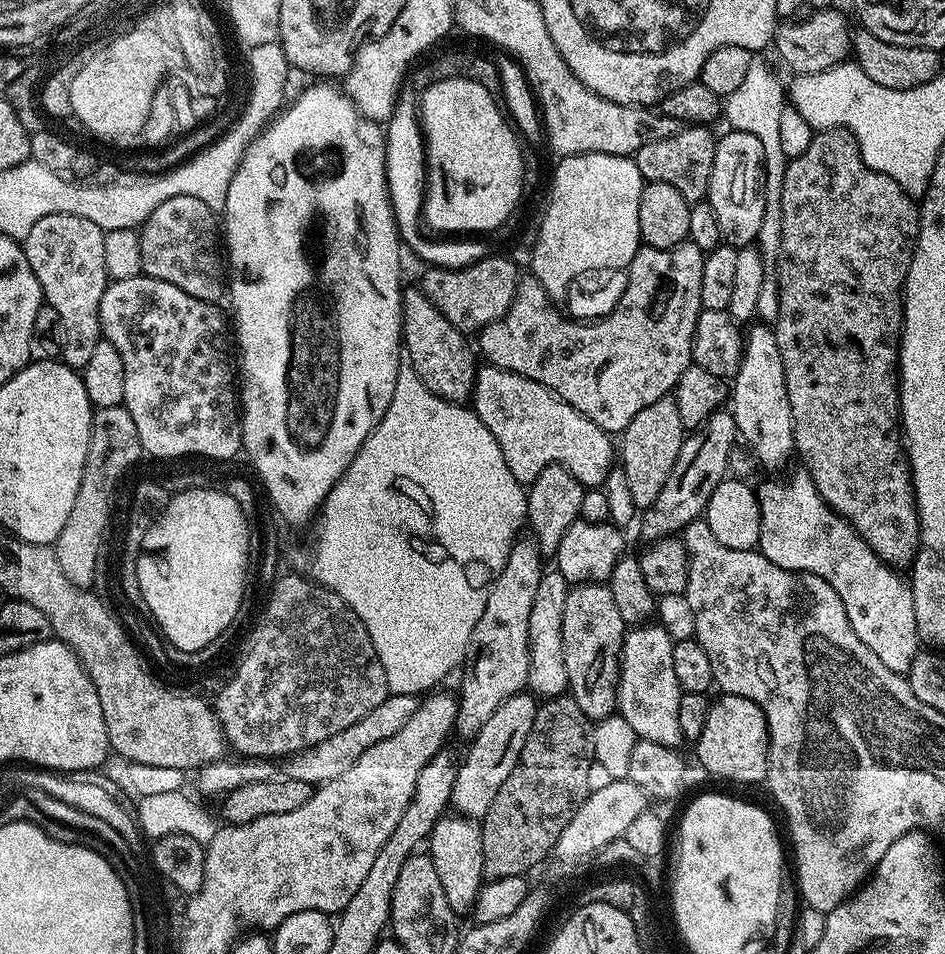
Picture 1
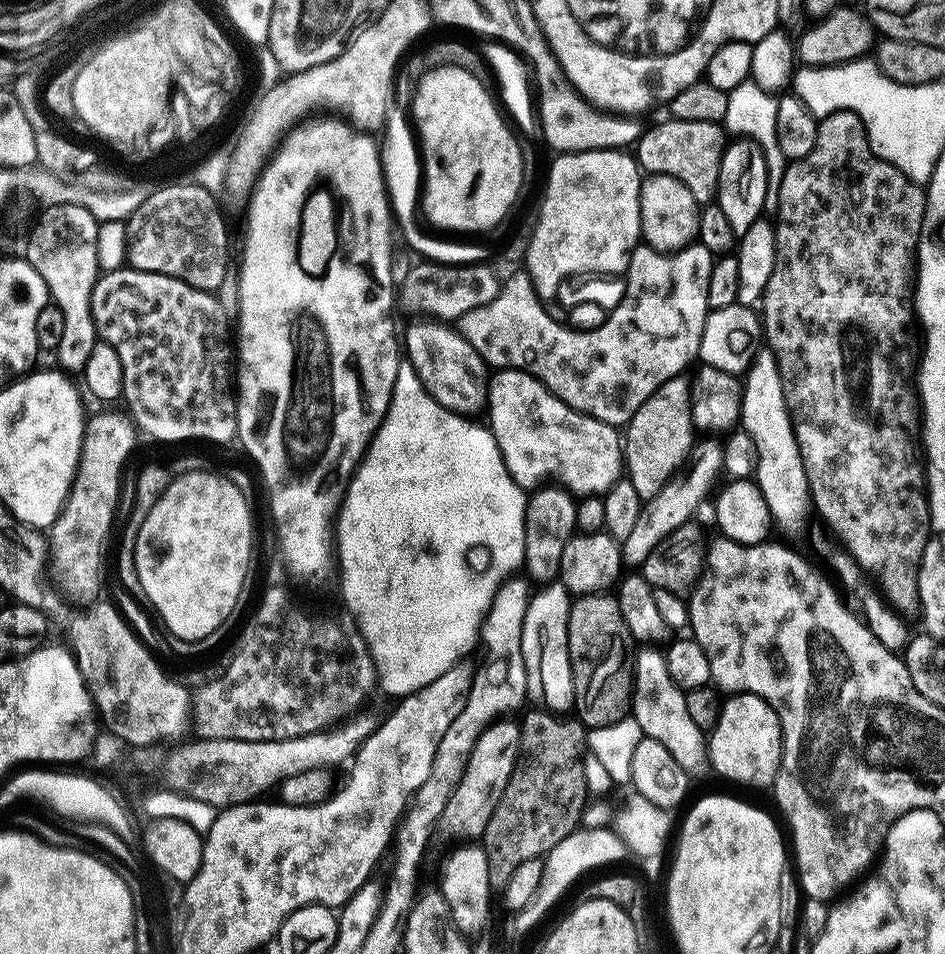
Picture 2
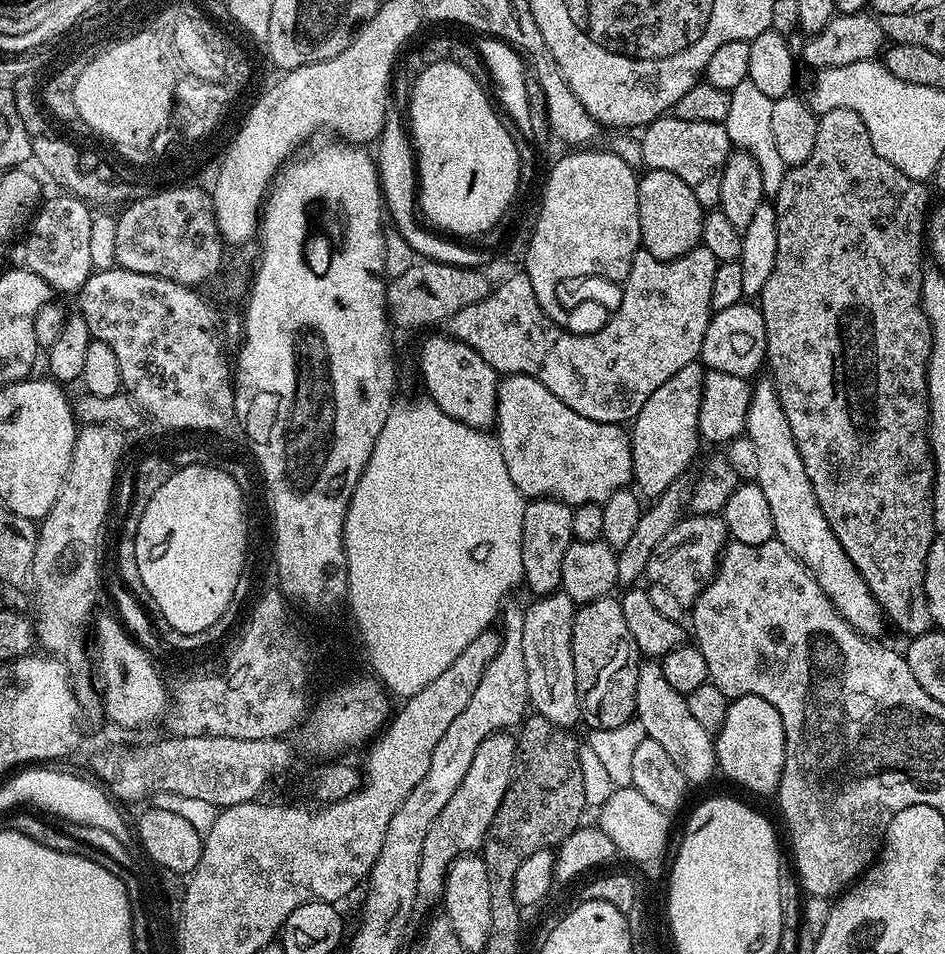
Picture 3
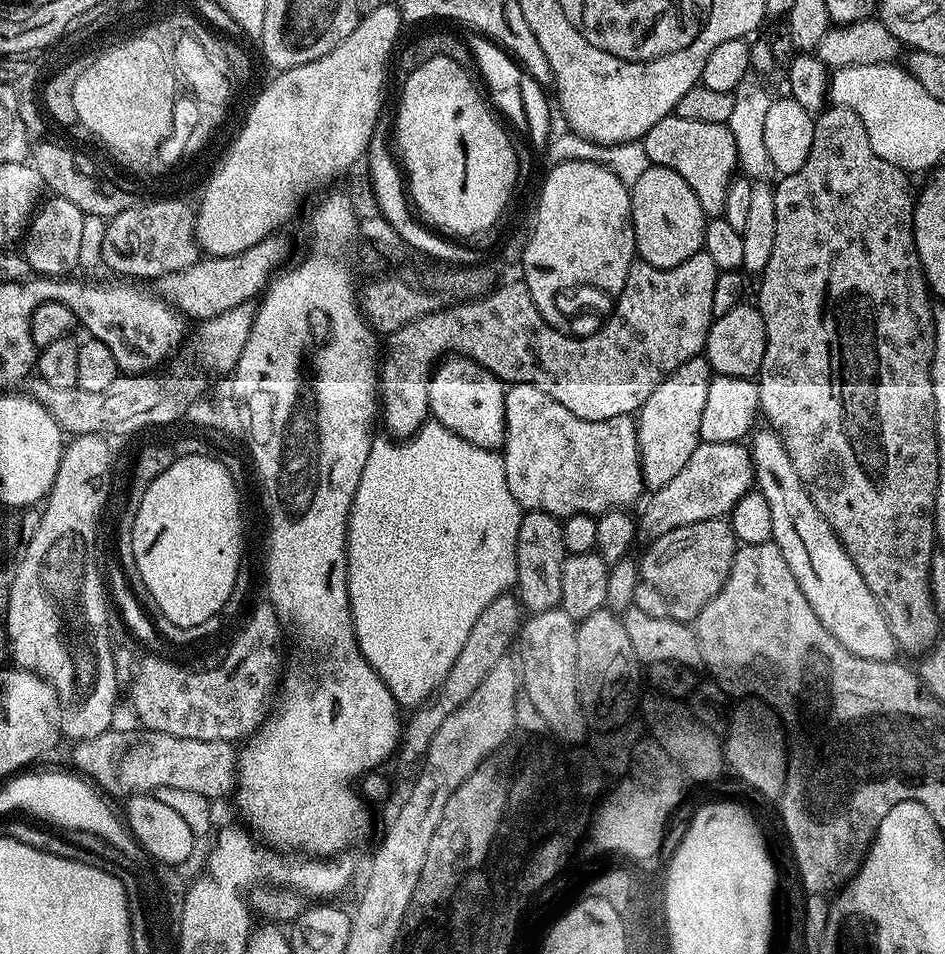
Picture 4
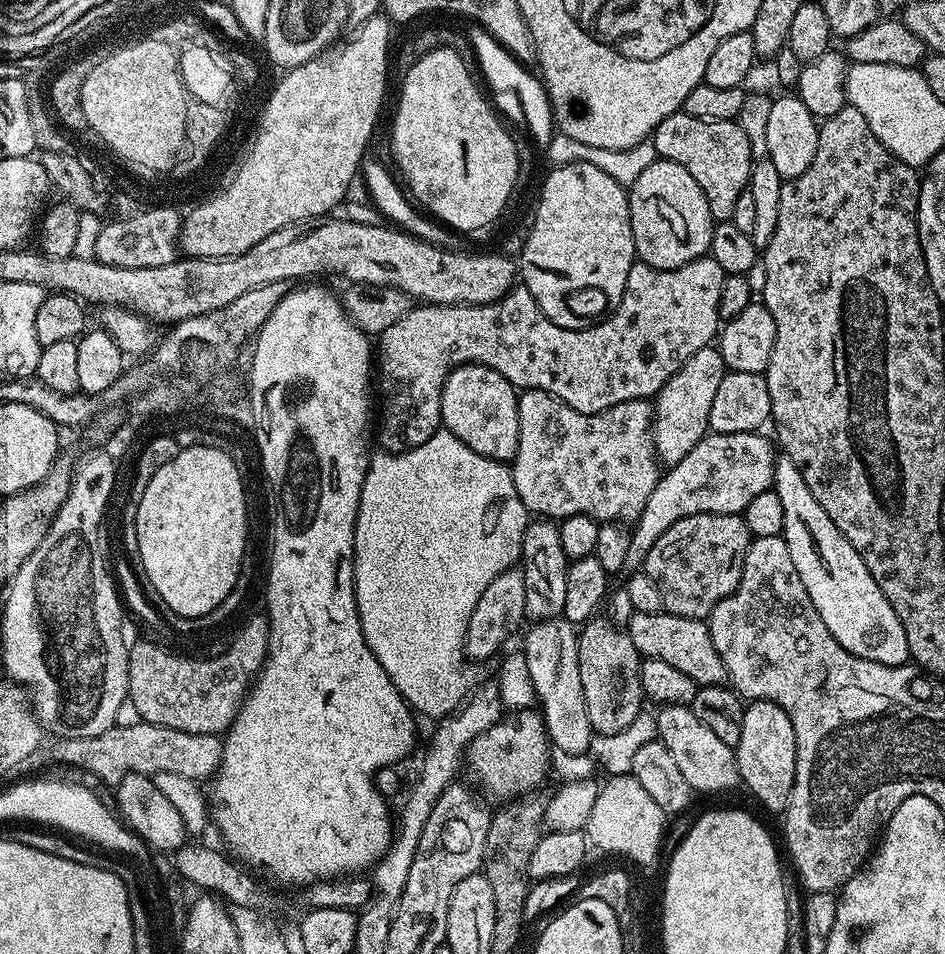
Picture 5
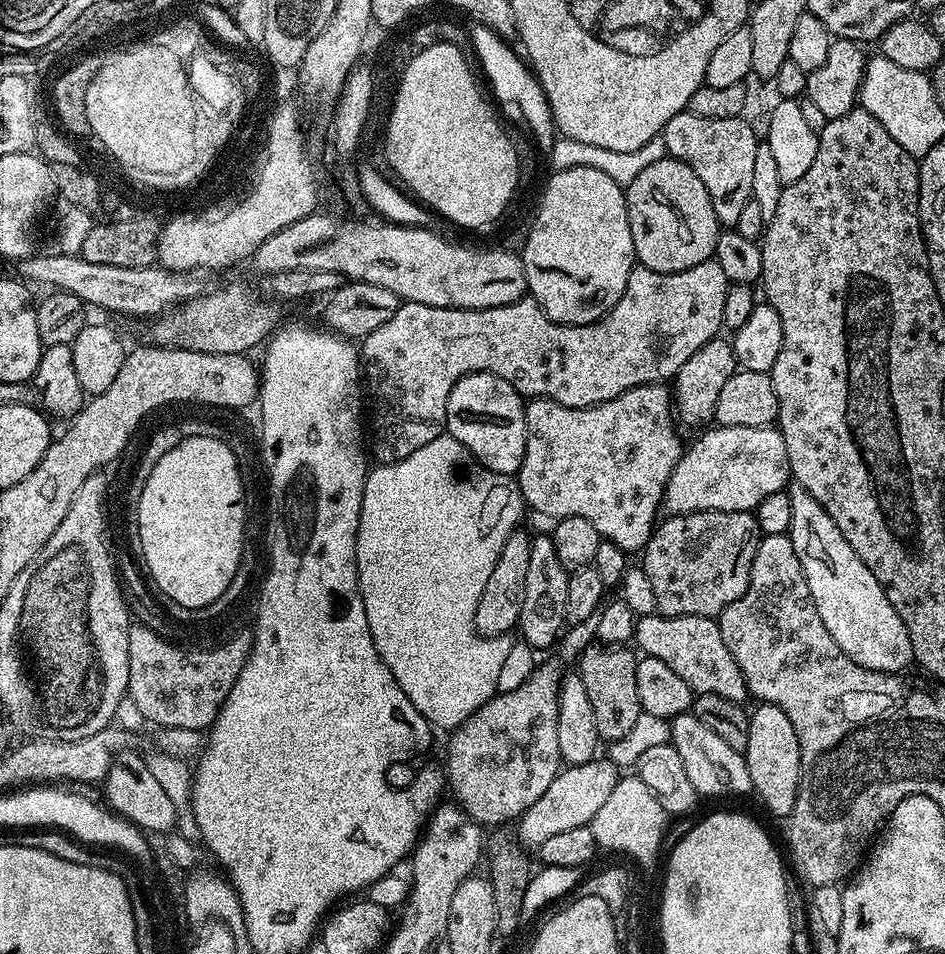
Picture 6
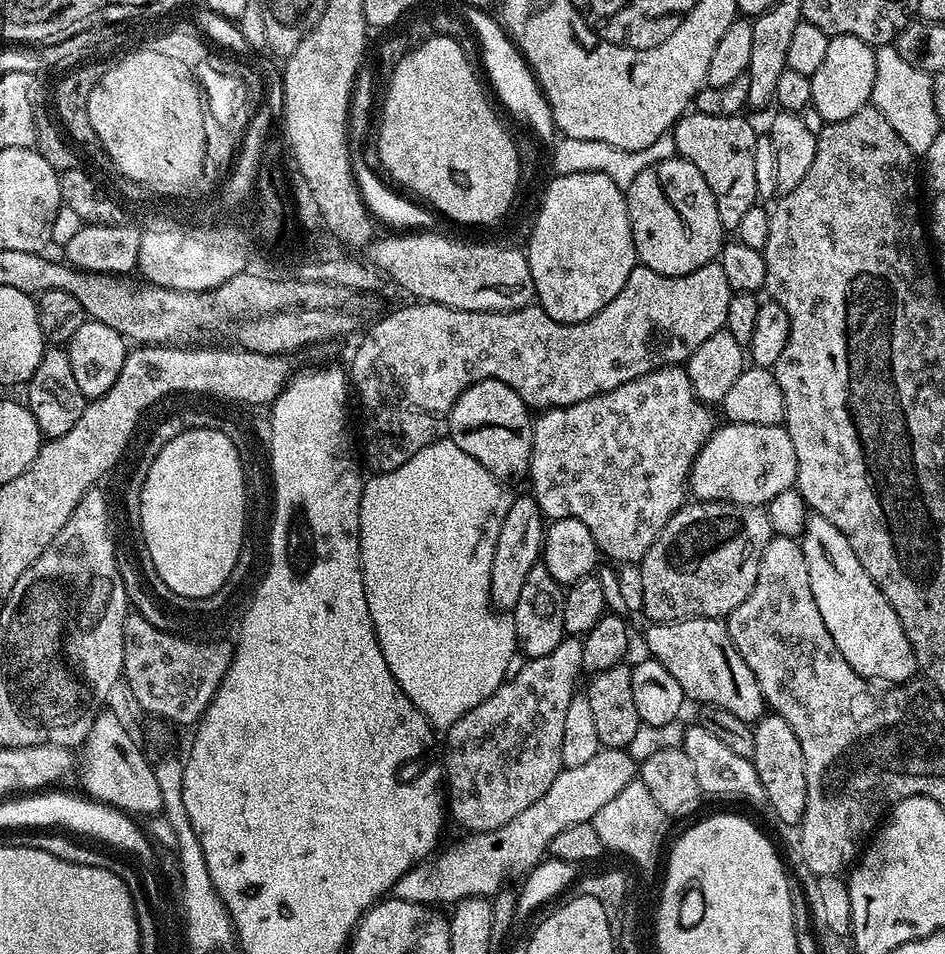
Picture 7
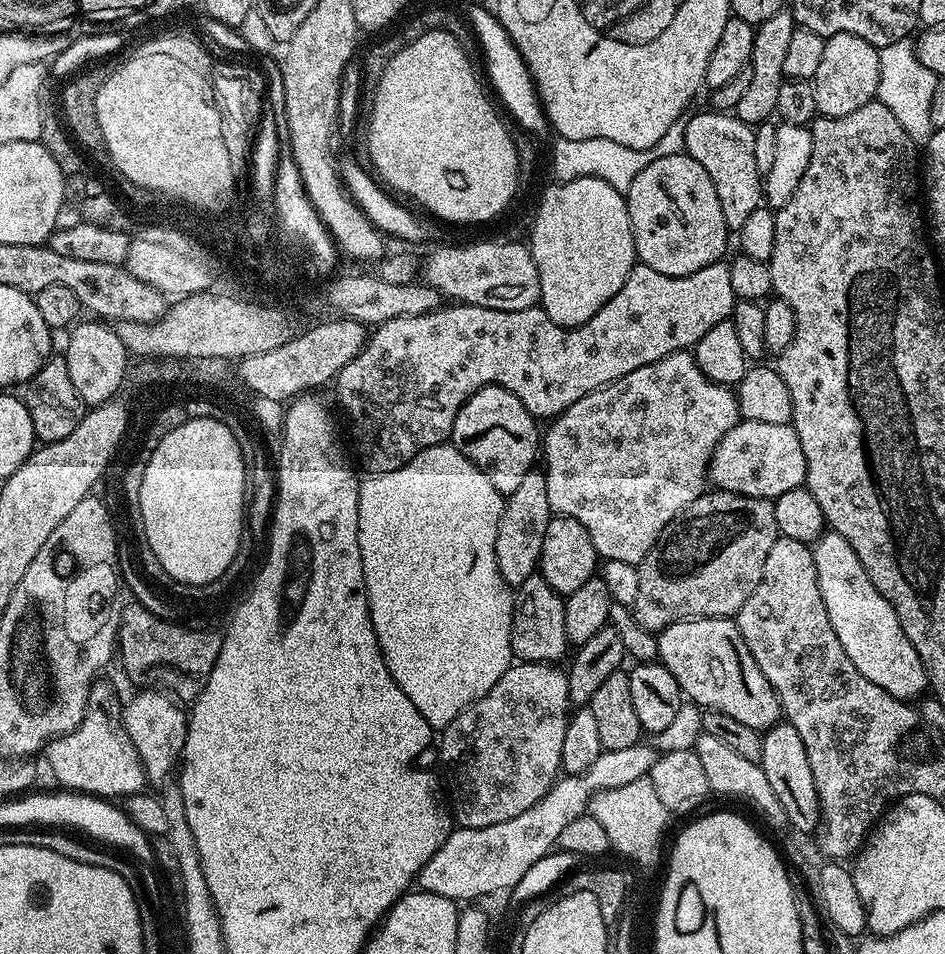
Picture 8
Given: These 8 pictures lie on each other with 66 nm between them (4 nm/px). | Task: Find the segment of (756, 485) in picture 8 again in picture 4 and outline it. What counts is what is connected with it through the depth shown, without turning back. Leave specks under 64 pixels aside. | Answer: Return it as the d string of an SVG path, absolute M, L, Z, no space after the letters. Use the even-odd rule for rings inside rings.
M701 441L682 470L666 486L649 495L648 504L637 519L637 535L641 541L650 542L682 525L727 517L754 485L755 464L747 445L739 441Z

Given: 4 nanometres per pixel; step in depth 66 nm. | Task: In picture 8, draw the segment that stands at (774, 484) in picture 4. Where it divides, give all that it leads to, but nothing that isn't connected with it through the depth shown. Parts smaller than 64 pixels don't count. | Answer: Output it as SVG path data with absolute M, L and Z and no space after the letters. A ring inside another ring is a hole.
M825 531L812 548L812 557L818 570L818 590L822 590L822 602L826 602L826 614L830 614L830 626L834 626L838 642L842 642L842 650L846 650L846 658L854 662L862 678L874 682L874 686L882 686L886 694L905 702L915 701L915 696L928 688L922 658L910 646L910 638L906 638L894 606L870 582L850 542L842 534Z

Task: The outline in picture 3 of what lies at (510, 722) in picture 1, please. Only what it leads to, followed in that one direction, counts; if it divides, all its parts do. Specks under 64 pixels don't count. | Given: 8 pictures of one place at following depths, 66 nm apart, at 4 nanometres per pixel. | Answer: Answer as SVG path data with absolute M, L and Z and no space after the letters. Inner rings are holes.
M511 731L490 734L490 738L478 746L474 759L470 761L470 770L466 770L466 778L462 778L458 790L450 794L450 802L446 802L442 814L434 818L426 834L426 842L422 842L416 887L416 895L421 901L439 901L443 897L444 883L454 861L459 856L476 854L483 849L484 835L486 830L490 830L490 822L494 822L494 814L502 802L502 794L506 794L506 786L510 786L515 761L516 737Z

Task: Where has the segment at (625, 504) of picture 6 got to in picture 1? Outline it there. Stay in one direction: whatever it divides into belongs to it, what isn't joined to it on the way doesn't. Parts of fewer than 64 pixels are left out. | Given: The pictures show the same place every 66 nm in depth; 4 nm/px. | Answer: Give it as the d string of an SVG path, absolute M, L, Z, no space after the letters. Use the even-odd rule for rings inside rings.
M480 366L476 369L476 384L472 388L470 397L471 407L476 417L494 434L506 462L510 466L510 474L519 484L532 485L538 478L538 474L547 464L561 464L568 468L574 478L583 484L585 489L598 488L608 477L608 469L614 464L613 437L603 432L590 418L586 418L574 406L570 406L565 400L560 400L546 386L539 384L537 380L531 380L520 376L516 372L508 372L504 368Z

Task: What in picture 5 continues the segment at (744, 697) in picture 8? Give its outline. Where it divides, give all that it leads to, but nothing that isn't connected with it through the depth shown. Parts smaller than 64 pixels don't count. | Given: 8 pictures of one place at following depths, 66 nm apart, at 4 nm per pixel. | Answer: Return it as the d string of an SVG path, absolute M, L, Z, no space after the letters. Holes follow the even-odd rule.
M665 611L654 614L633 612L626 631L641 657L667 662L677 670L682 670L682 674L686 674L686 678L690 678L698 686L725 683L724 663L722 658L718 658L718 650L714 650L710 630L704 620L673 616Z

